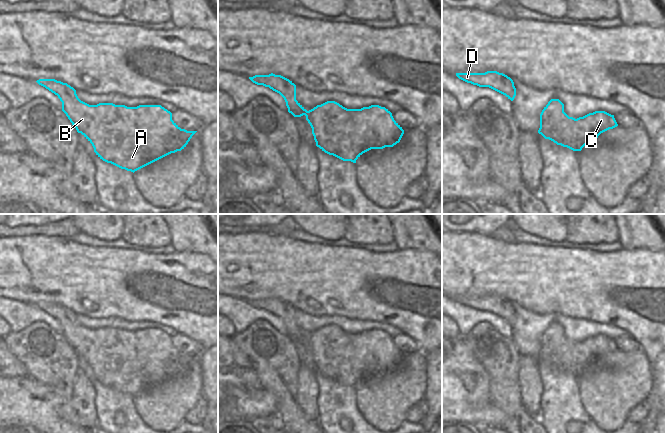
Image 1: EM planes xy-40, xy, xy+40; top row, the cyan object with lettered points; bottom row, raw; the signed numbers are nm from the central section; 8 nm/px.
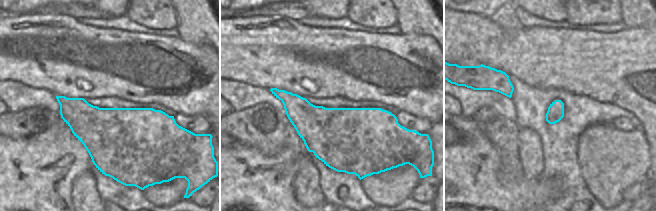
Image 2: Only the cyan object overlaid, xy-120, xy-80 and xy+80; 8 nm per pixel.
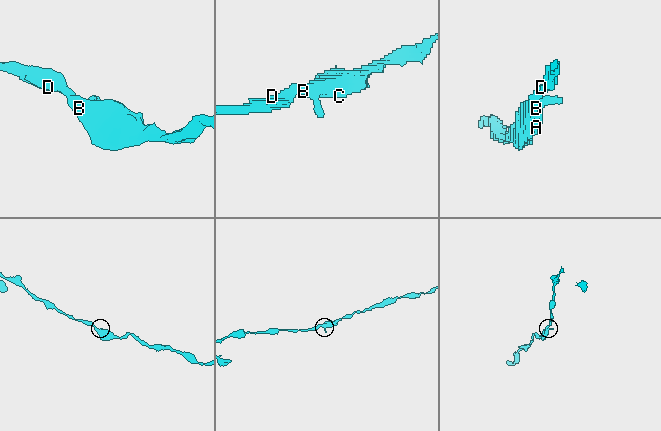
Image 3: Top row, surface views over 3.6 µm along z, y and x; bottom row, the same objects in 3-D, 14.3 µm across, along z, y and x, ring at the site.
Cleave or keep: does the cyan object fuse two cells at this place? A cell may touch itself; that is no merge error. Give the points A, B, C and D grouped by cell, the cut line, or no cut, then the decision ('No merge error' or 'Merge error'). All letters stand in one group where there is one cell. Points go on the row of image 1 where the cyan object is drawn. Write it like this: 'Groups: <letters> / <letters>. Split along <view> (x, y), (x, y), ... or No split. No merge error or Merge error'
Groups: A B C D. No split. No merge error

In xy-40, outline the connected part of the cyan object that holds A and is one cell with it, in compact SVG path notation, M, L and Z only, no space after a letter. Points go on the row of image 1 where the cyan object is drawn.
M39 79L36 82L58 96L62 102L62 111L77 132L92 144L100 159L133 173L171 153L181 151L197 132L181 129L172 120L172 113L161 105L89 105L81 101L76 90L67 83L55 79Z

